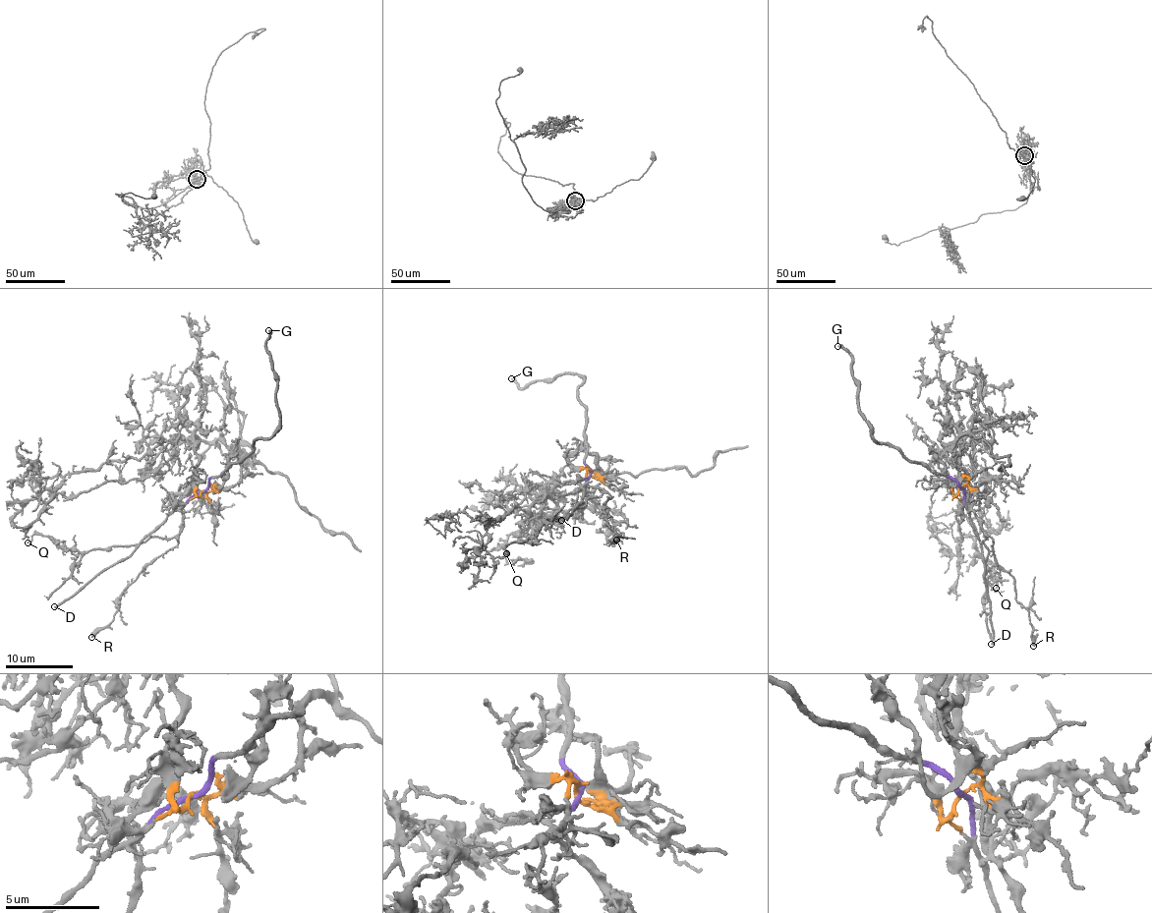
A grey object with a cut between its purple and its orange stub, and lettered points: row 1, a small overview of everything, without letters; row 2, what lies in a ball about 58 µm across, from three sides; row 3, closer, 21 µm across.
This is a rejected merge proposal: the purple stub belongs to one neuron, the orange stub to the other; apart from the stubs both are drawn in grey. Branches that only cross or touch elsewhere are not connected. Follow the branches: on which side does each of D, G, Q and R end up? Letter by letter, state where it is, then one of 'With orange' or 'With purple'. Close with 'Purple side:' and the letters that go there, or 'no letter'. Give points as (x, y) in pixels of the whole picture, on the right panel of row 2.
D: Place: (991, 644). With purple
G: Place: (837, 346). With purple
Q: Place: (996, 588). With orange
R: Place: (1033, 646). With orange
Purple side: D, G

